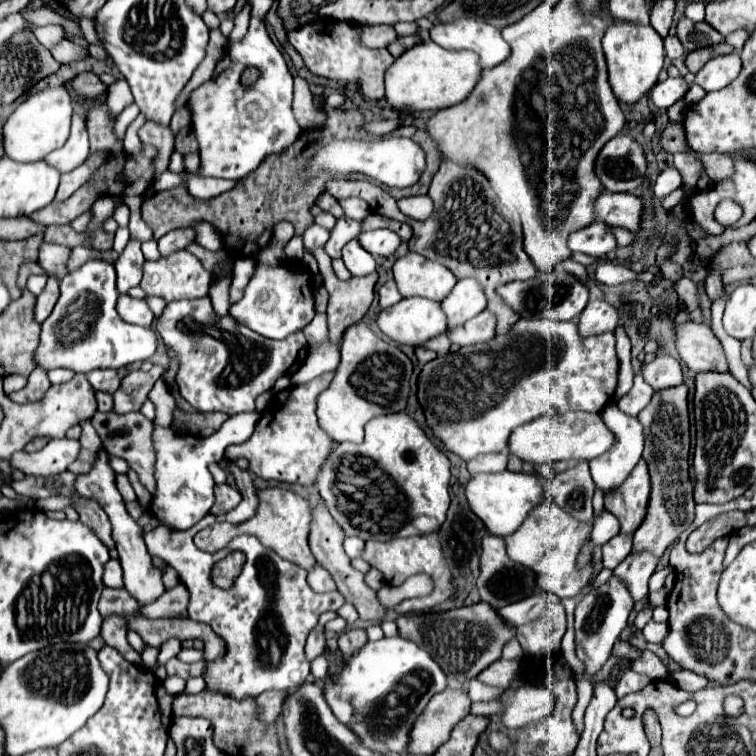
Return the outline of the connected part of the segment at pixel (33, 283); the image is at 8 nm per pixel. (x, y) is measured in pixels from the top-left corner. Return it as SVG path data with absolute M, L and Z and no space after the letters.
M41 274L41 276L31 276L31 278L27 280L27 290L29 290L31 294L39 296L41 290L45 288L45 282L47 282L47 276L45 276L45 274Z

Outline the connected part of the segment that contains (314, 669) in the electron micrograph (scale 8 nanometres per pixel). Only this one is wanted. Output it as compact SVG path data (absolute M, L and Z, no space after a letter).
M327 650L317 656L313 662L311 662L311 674L317 678L317 680L323 680L325 674L327 674L327 668L329 668L329 662L327 662Z

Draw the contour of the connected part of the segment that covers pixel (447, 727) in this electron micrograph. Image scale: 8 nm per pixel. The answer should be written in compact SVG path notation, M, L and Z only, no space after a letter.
M445 688L435 694L411 730L409 754L433 754L447 742L453 726L471 710L471 700L463 688Z

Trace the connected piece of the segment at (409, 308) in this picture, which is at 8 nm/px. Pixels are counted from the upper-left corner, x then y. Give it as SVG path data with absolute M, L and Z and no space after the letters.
M403 298L377 316L379 330L405 346L423 346L423 342L447 330L447 318L439 302L429 298Z

